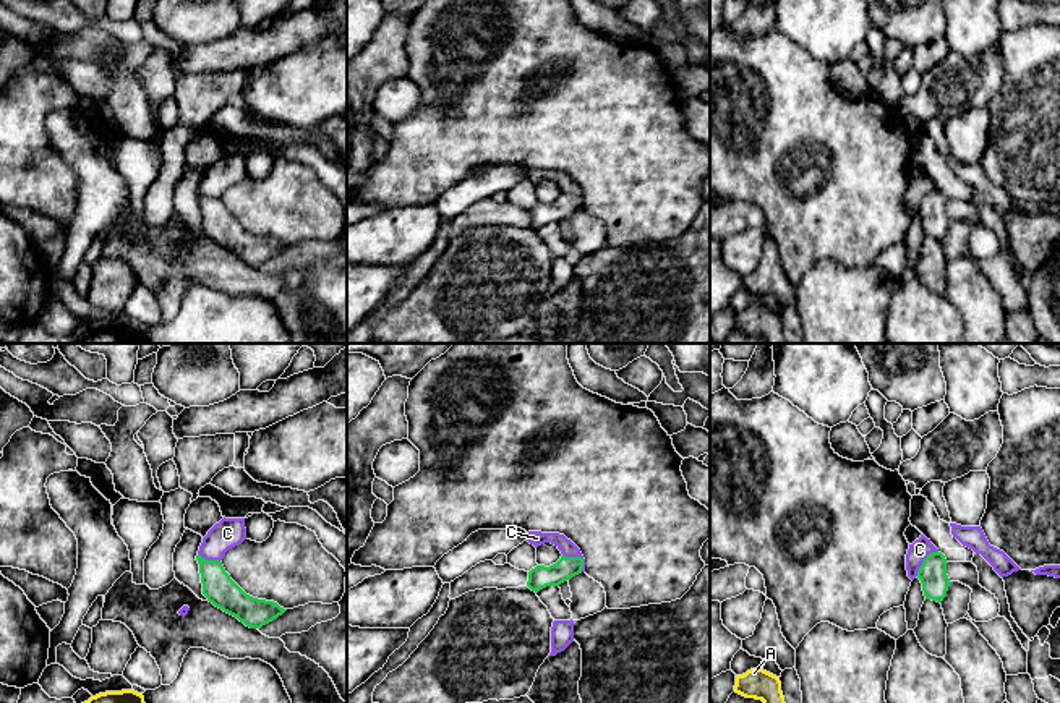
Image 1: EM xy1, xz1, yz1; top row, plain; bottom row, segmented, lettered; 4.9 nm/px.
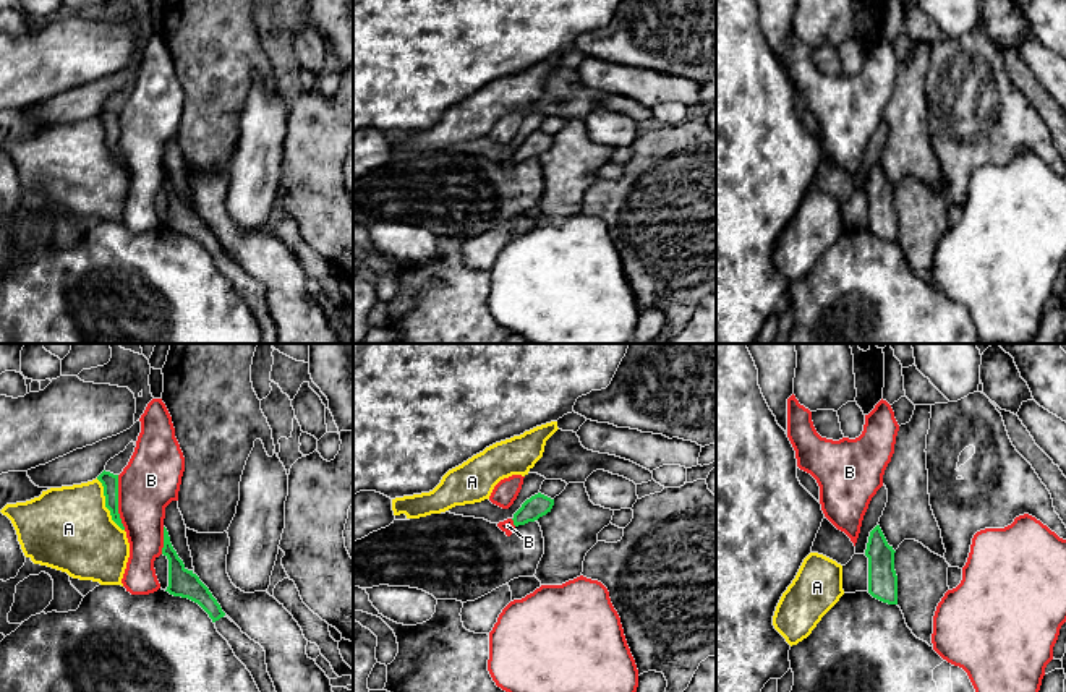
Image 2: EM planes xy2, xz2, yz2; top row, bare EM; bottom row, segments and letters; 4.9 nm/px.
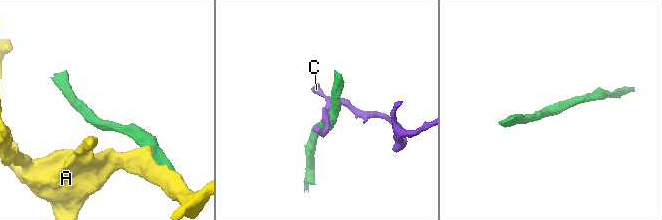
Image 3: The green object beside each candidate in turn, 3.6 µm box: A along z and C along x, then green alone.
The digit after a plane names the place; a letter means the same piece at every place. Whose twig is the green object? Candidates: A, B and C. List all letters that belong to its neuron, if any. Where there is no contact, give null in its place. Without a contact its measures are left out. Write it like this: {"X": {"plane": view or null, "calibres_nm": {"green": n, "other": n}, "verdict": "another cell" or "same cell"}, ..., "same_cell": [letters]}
{"A": {"plane": "xy2", "calibres_nm": {"green": 80, "other": 420}, "verdict": "another cell"}, "B": {"plane": "xy2", "calibres_nm": {"green": 80, "other": 280}, "verdict": "another cell"}, "C": {"plane": "xz1", "calibres_nm": {"green": 120, "other": 80}, "verdict": "another cell"}, "same_cell": []}

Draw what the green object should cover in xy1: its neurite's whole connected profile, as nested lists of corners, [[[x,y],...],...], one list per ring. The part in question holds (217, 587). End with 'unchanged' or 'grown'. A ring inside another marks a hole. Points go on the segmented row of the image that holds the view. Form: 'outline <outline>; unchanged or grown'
outline [[[196,556],[199,564],[203,594],[216,607],[237,617],[250,628],[261,628],[282,616],[287,609],[274,601],[258,599],[246,594],[225,572],[222,562],[206,560]]]; unchanged

